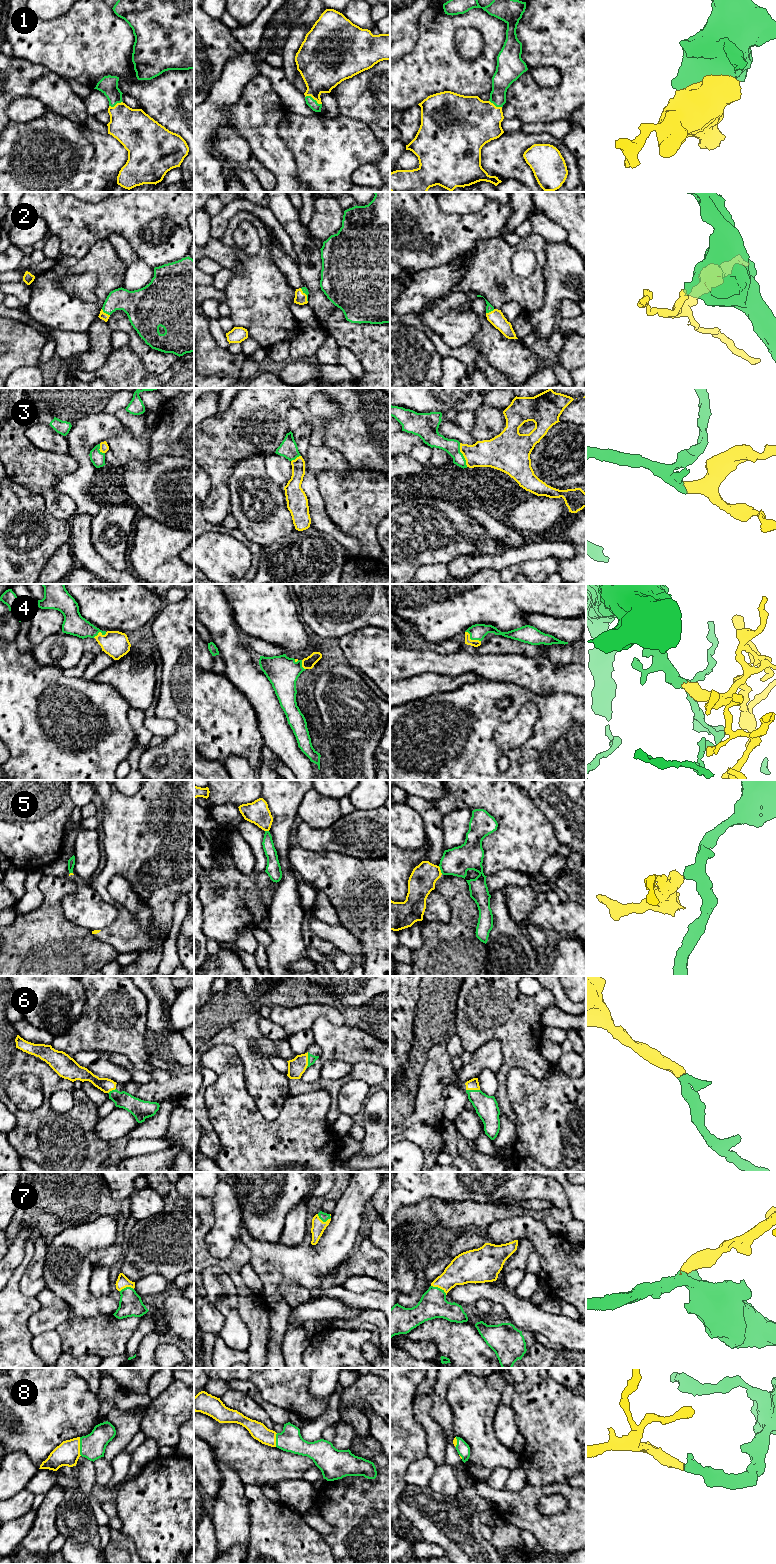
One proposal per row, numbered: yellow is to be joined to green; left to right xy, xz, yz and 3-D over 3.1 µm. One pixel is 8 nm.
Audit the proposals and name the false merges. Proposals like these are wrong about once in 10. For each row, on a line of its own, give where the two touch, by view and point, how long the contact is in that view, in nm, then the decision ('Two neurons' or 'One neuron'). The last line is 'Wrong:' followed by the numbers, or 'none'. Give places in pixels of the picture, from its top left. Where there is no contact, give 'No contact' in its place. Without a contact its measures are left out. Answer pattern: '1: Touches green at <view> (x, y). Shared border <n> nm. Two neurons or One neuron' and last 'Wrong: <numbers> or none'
1: Touches green at xz (312, 98). Shared border 150 nm. One neuron
2: Touches green at xy (105, 312). Shared border 90 nm. One neuron
3: Touches green at yz (462, 455). Shared border 200 nm. One neuron
4: Touches green at yz (471, 639). Shared border 150 nm. One neuron
5: Touches green at yz (440, 869). Shared border 70 nm. Two neurons
6: Touches green at xz (308, 1060). Shared border 140 nm. One neuron
7: Touches green at xz (323, 1221). Shared border 120 nm. One neuron
8: Touches green at xy (80, 1446). Shared border 150 nm. One neuron
Wrong: 5

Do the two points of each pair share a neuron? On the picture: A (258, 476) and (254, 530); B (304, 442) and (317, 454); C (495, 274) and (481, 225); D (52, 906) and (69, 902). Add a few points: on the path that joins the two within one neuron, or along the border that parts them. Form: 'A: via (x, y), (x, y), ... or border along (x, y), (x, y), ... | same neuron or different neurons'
A: via (256, 489), (256, 517) | same neuron
B: border along (310, 445), (307, 450), (308, 470) | different neurons
C: border along (503, 237), (480, 239), (465, 252) | different neurons
D: border along (76, 886), (62, 900), (63, 914), (73, 924) | different neurons

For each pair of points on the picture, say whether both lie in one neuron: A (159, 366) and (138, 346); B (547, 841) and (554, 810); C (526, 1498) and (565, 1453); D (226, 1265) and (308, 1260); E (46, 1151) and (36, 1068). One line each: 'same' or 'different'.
A: same
B: different
C: different
D: different
E: same

